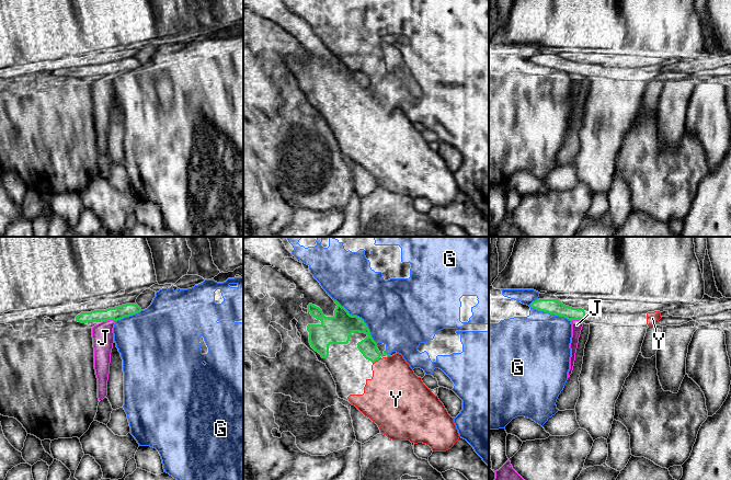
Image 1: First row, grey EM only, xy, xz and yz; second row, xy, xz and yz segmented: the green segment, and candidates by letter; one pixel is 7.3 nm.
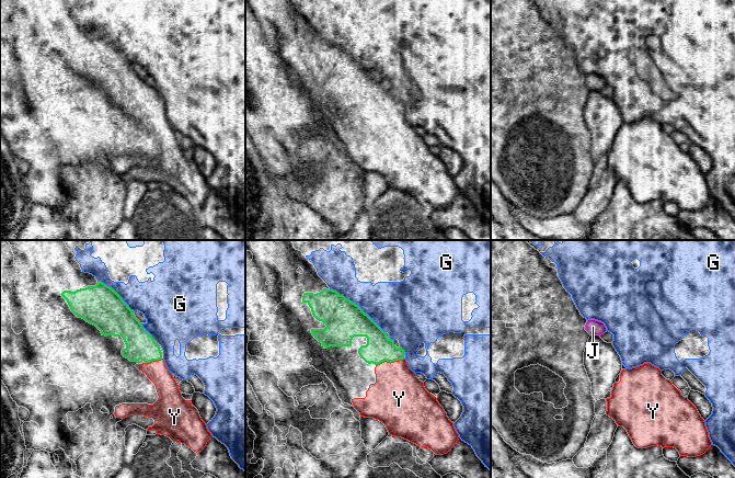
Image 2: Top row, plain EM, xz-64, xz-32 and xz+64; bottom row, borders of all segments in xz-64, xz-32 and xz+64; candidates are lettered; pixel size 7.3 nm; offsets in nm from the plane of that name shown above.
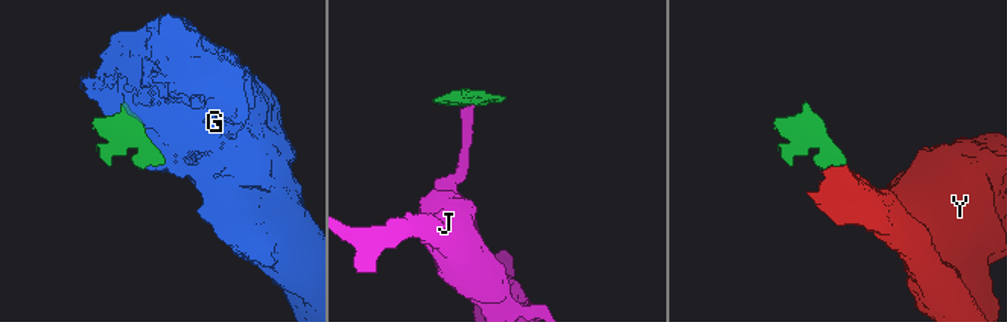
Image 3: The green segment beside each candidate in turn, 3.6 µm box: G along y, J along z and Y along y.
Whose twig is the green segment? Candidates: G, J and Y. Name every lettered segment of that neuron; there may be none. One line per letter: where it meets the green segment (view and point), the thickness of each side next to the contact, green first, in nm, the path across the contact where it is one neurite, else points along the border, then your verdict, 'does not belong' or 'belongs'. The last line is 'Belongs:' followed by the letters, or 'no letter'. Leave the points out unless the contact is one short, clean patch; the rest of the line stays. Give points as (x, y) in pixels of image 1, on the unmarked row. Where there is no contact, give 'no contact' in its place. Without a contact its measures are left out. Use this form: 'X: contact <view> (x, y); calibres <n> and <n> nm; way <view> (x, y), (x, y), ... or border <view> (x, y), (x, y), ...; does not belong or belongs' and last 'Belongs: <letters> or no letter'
G: contact xz (356, 70); calibres 200 and 420 nm; does not belong
J: contact xy (107, 73); calibres 100 and 160 nm; border xy (114, 75), (104, 75), (102, 77); does not belong
Y: contact xz (376, 114); calibres 130 and 360 nm; way xz (367, 101), (376, 114), (392, 132), (393, 143); belongs
Belongs: Y

